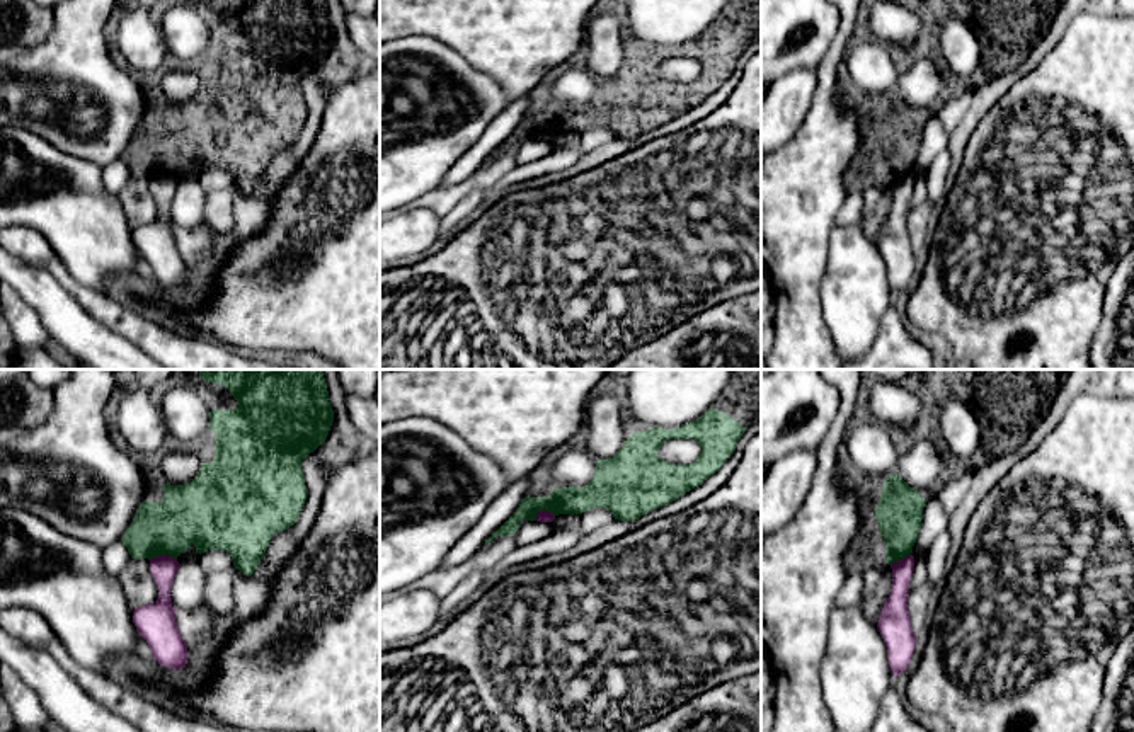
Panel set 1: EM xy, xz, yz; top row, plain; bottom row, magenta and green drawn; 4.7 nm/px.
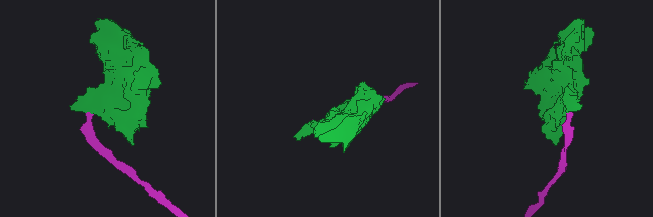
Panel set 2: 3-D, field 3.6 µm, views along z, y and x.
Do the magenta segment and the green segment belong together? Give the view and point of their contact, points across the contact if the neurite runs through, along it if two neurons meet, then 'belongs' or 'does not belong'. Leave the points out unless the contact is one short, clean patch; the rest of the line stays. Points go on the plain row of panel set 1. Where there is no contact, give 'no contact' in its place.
xy (162, 174) | along xy (176, 177), (155, 174), (150, 179) | does not belong

